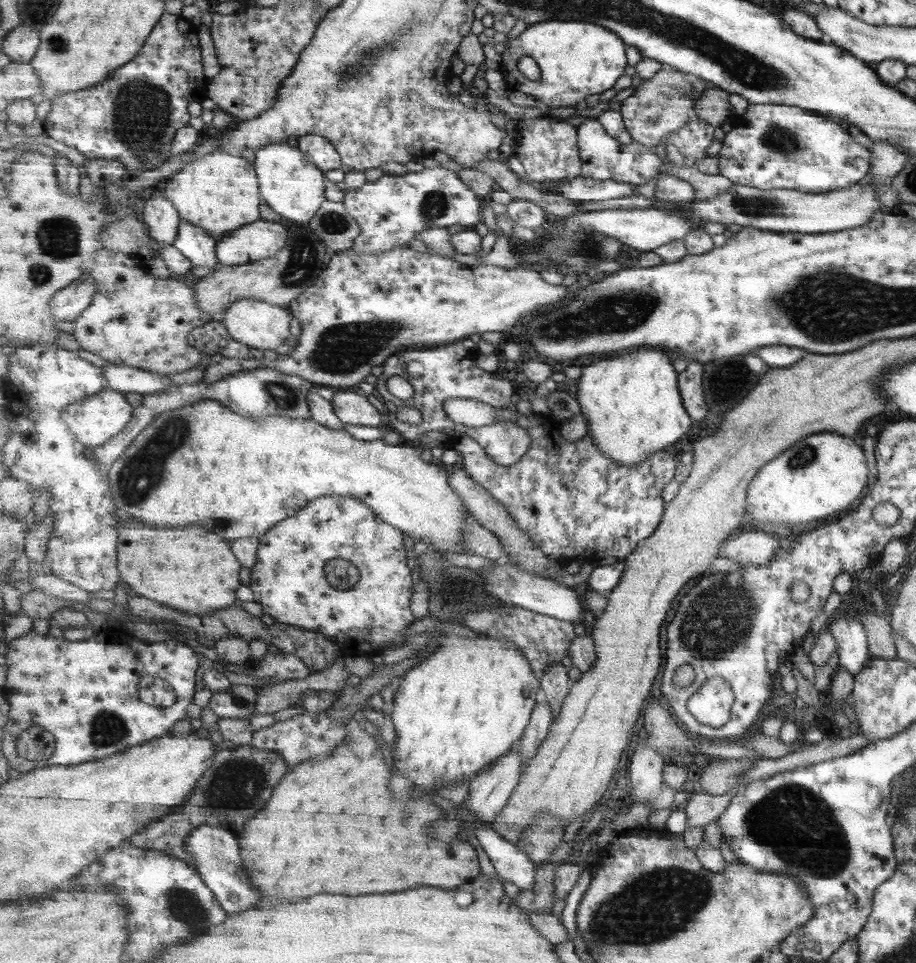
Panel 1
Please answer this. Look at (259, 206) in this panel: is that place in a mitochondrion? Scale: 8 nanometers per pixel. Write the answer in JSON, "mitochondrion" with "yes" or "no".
{"mitochondrion":"no"}

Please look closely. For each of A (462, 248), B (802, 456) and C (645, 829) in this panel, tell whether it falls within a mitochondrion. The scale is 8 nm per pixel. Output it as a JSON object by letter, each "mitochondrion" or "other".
{"A":"other","B":"mitochondrion","C":"other"}

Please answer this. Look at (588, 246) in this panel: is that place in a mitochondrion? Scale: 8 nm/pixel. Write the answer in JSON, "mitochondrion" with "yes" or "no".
{"mitochondrion":"yes"}

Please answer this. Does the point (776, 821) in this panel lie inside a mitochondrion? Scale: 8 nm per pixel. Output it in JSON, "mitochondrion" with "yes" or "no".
{"mitochondrion":"yes"}

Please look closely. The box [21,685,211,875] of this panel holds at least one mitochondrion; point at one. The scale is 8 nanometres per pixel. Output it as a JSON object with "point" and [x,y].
{"point":[107,729]}

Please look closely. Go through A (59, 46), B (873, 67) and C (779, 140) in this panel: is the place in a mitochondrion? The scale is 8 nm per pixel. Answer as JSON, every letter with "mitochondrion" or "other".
{"A":"mitochondrion","B":"other","C":"mitochondrion"}

